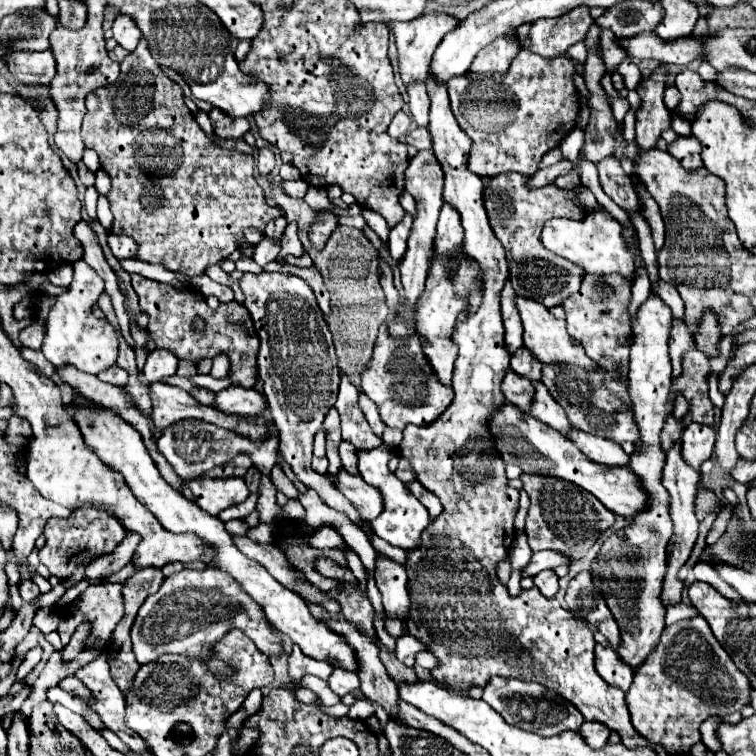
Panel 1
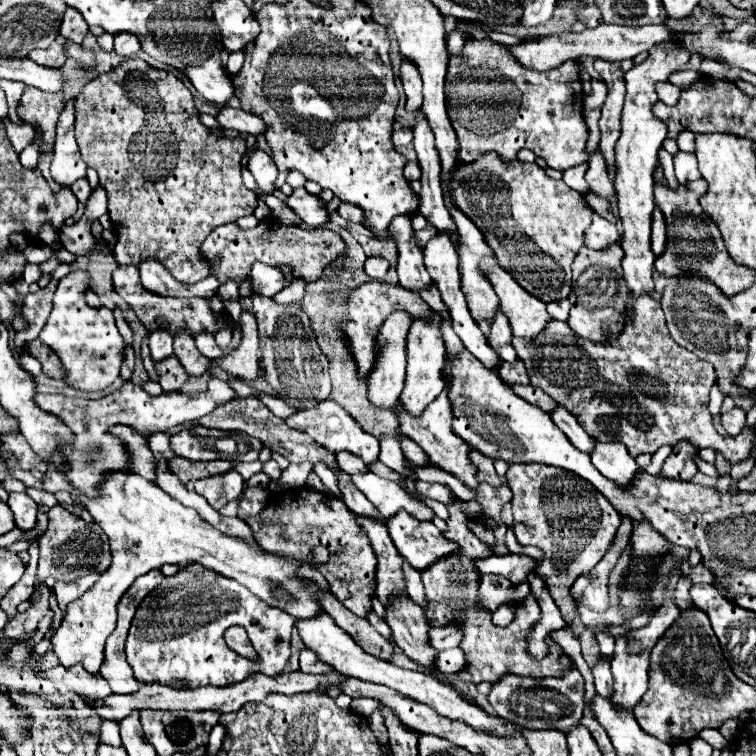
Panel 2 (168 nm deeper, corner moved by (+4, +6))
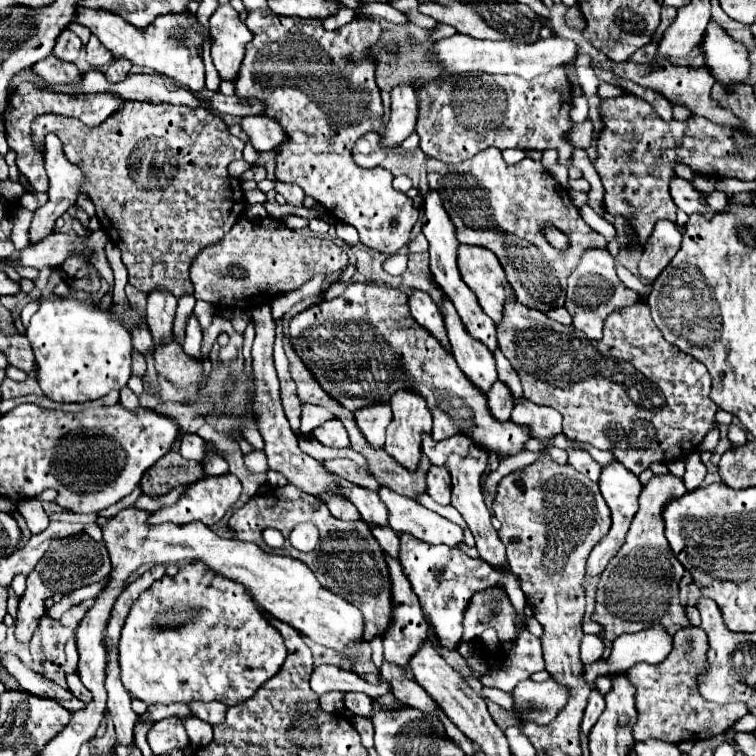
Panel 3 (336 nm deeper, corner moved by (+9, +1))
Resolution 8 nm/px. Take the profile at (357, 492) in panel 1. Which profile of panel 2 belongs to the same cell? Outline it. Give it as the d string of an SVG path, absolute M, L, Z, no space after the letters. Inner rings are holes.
M366 472L364 476L352 476L352 480L354 480L356 488L378 508L378 512L384 518L392 518L400 510L408 512L410 516L414 516L420 522L432 522L432 518L436 516L432 508L414 500L396 482L384 480L372 472Z

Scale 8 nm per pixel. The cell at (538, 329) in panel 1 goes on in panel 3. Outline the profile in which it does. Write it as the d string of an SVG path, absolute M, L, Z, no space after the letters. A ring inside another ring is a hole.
M459 245L459 271L469 289L477 295L481 309L499 325L505 303L515 299L513 287L507 283L503 267L491 251L483 247Z

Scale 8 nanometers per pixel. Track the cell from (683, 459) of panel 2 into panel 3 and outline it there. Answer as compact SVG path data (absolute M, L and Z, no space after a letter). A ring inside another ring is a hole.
M673 473L653 475L639 495L639 511L633 517L631 529L619 553L609 561L605 573L597 585L597 605L593 621L605 627L605 637L613 641L621 633L637 633L641 629L663 625L671 629L673 625L687 627L689 619L685 617L683 605L679 603L677 583L683 575L683 565L675 559L665 535L661 509L675 497L685 493L685 483Z

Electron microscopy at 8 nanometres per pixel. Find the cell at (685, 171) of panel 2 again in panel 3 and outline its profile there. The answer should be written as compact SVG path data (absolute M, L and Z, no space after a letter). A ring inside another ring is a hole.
M675 175L675 179L669 183L669 189L671 189L671 197L673 197L675 205L679 209L683 209L687 215L691 215L693 211L703 213L707 219L711 219L715 215L715 211L711 207L701 203L701 193L693 187L691 181Z

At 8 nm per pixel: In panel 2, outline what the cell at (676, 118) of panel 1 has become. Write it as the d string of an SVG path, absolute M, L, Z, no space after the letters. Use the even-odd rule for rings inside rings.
M688 130L680 132L680 136L678 136L678 148L682 152L694 152L694 134L688 132Z

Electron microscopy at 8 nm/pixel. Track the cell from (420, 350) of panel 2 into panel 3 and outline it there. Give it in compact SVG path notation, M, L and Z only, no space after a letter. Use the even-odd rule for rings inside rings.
M399 389L391 397L391 407L393 421L387 427L385 451L413 471L421 455L421 433L431 431L427 401L411 389Z

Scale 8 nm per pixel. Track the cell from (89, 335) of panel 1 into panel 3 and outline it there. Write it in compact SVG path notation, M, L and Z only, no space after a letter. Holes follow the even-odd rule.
M73 297L45 299L27 327L27 337L37 359L37 381L43 393L53 401L83 403L95 401L111 389L121 389L131 377L133 345L129 329L133 325L139 325L133 307L127 313L127 321L117 323L109 317L109 309L97 303Z

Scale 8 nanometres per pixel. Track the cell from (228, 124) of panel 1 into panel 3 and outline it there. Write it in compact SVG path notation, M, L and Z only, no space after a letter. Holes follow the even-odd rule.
M243 117L241 129L251 139L251 145L257 151L273 151L285 141L285 133L281 125L271 117Z

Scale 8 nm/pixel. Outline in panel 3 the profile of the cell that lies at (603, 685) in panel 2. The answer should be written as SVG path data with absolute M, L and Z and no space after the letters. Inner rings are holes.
M593 689L593 693L589 695L589 703L587 703L587 709L585 709L585 715L583 715L583 731L589 733L591 727L597 723L597 719L601 717L601 713L605 711L605 697L601 693L597 693L597 689Z

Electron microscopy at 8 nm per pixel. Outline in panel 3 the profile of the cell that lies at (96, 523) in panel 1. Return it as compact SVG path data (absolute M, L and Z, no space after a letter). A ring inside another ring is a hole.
M77 533L77 535L69 535L69 537L61 537L57 541L53 541L53 545L49 547L49 553L45 553L45 557L41 557L41 561L37 563L37 569L33 569L33 573L29 573L27 577L27 589L19 601L19 611L15 617L15 637L19 641L29 641L39 625L39 619L43 617L43 609L45 609L45 599L61 593L61 595L69 595L85 585L91 583L101 583L107 581L111 573L111 561L109 561L109 553L105 543L99 543L95 539L91 539L87 533Z

